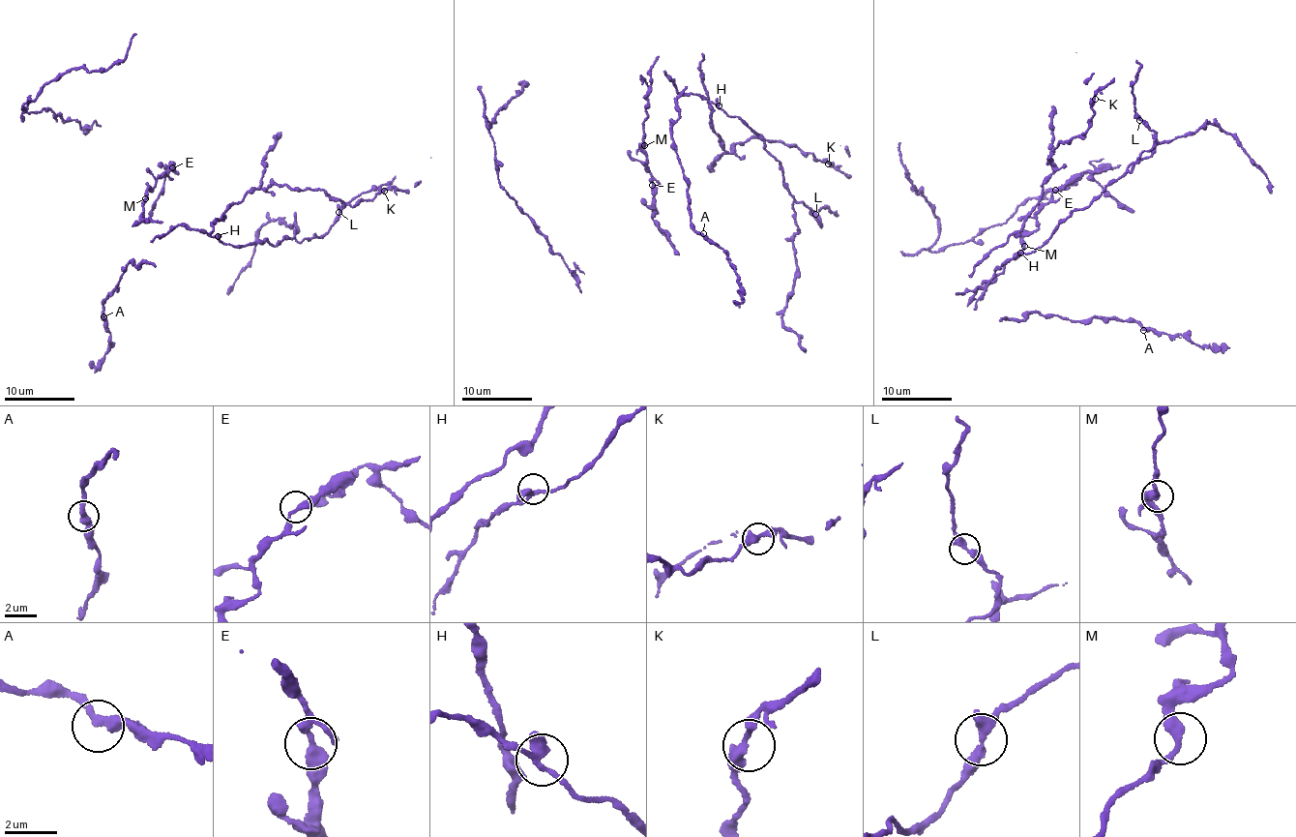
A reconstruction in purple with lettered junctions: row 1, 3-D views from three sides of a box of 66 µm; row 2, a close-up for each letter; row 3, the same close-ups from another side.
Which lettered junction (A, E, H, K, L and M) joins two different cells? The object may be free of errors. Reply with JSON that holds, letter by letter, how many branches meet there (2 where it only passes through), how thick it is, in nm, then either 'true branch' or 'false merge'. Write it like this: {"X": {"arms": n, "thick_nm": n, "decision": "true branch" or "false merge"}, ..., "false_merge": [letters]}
{"A": {"arms": 2, "thick_nm": 340, "decision": "true branch"}, "E": {"arms": 2, "thick_nm": 360, "decision": "true branch"}, "H": {"arms": 2, "thick_nm": 360, "decision": "true branch"}, "K": {"arms": 2, "thick_nm": 360, "decision": "true branch"}, "L": {"arms": 2, "thick_nm": 400, "decision": "true branch"}, "M": {"arms": 2, "thick_nm": 360, "decision": "true branch"}, "false_merge": []}

